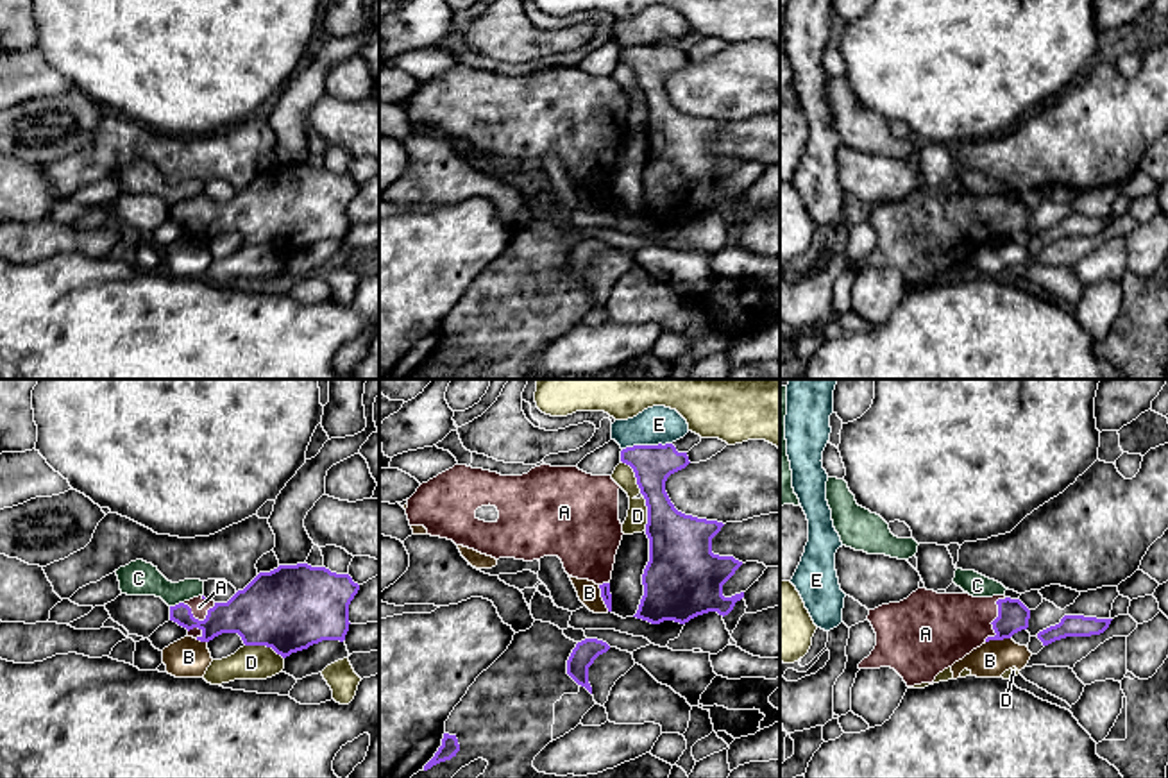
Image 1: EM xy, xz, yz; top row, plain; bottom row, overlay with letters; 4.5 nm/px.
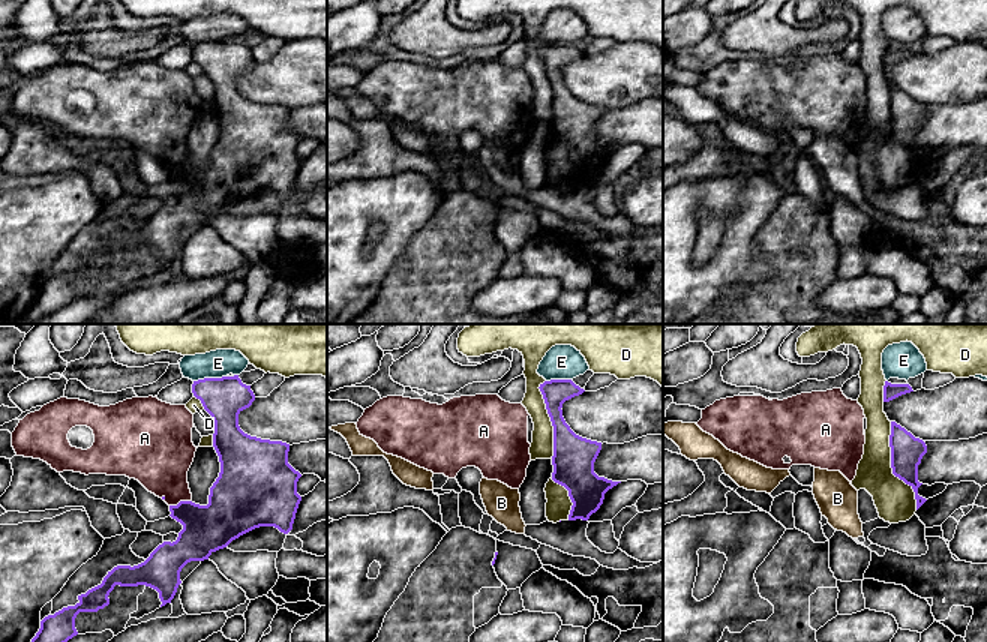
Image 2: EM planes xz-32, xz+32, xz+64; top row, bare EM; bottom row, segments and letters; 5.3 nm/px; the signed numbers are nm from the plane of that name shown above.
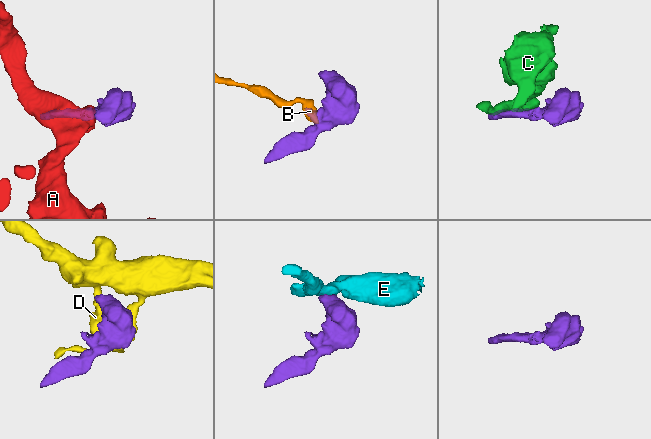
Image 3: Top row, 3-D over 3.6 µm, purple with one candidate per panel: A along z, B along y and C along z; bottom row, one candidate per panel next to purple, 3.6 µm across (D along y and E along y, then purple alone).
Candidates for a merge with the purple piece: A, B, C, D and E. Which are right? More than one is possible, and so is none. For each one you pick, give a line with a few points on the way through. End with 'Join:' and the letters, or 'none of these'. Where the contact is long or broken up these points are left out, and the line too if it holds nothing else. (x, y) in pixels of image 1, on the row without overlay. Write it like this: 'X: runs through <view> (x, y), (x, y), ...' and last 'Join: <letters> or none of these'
A: runs through yz (1013, 215), (995, 219), (977, 219), (941, 228)
Join: A

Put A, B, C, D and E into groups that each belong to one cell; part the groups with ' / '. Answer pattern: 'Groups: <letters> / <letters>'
Groups: A / B / C / D / E

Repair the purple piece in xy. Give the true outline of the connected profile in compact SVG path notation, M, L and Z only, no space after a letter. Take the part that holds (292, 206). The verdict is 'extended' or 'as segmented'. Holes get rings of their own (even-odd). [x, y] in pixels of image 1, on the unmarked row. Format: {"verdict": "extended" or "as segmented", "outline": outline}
{"verdict": "extended", "outline": "M308 163L279 165L270 172L259 172L227 202L199 195L170 206L170 220L186 227L188 236L200 241L209 241L222 233L238 233L245 245L267 245L286 258L322 240L343 241L351 224L349 204L358 190L360 184L349 173Z"}

